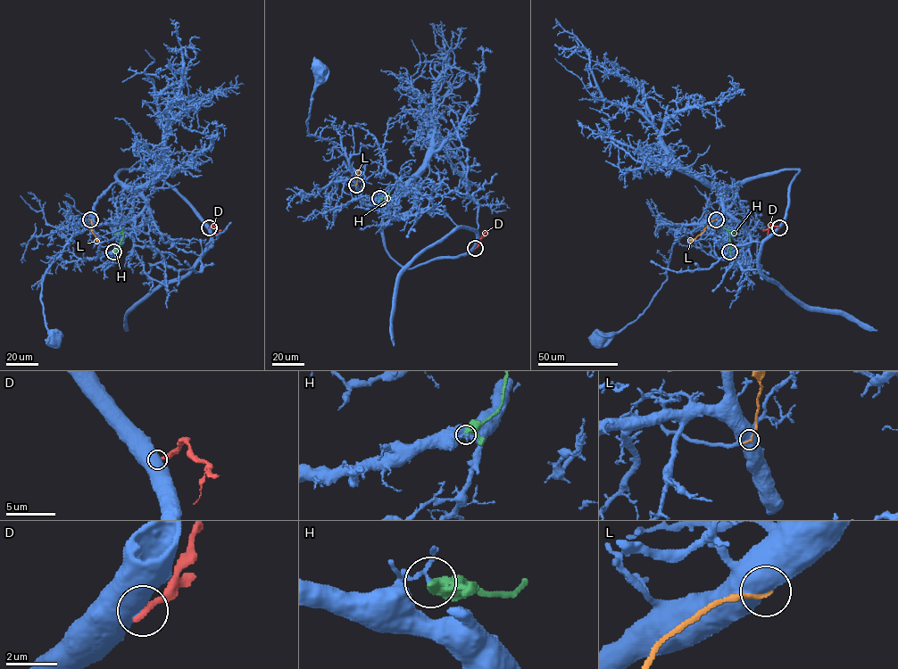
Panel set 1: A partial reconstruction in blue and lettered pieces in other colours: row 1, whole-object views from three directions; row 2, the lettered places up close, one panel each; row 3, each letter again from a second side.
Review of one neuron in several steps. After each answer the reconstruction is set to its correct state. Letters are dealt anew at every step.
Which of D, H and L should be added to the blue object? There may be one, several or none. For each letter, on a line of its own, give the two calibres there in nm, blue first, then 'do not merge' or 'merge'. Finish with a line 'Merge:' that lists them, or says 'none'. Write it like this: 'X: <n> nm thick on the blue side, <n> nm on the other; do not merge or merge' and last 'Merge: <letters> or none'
D: 800 nm thick on the blue side, 300 nm on the other; do not merge
H: 110 nm thick on the blue side, 320 nm on the other; do not merge
L: 750 nm thick on the blue side, 220 nm on the other; do not merge
Merge: none

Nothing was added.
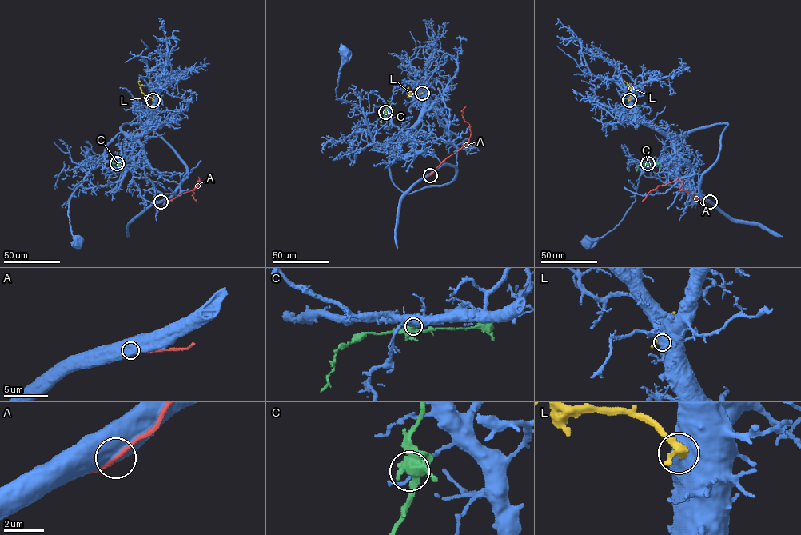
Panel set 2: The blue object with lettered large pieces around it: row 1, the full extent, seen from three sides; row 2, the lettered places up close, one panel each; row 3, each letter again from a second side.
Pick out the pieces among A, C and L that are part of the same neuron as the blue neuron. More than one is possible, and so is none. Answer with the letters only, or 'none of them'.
L

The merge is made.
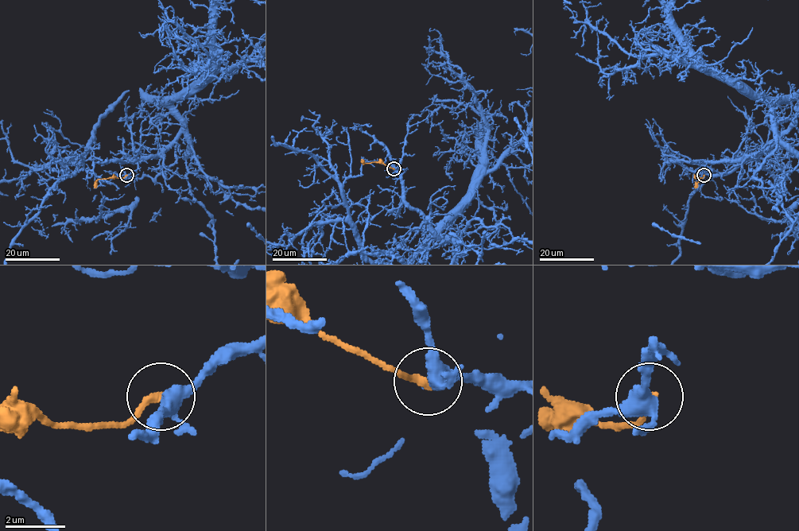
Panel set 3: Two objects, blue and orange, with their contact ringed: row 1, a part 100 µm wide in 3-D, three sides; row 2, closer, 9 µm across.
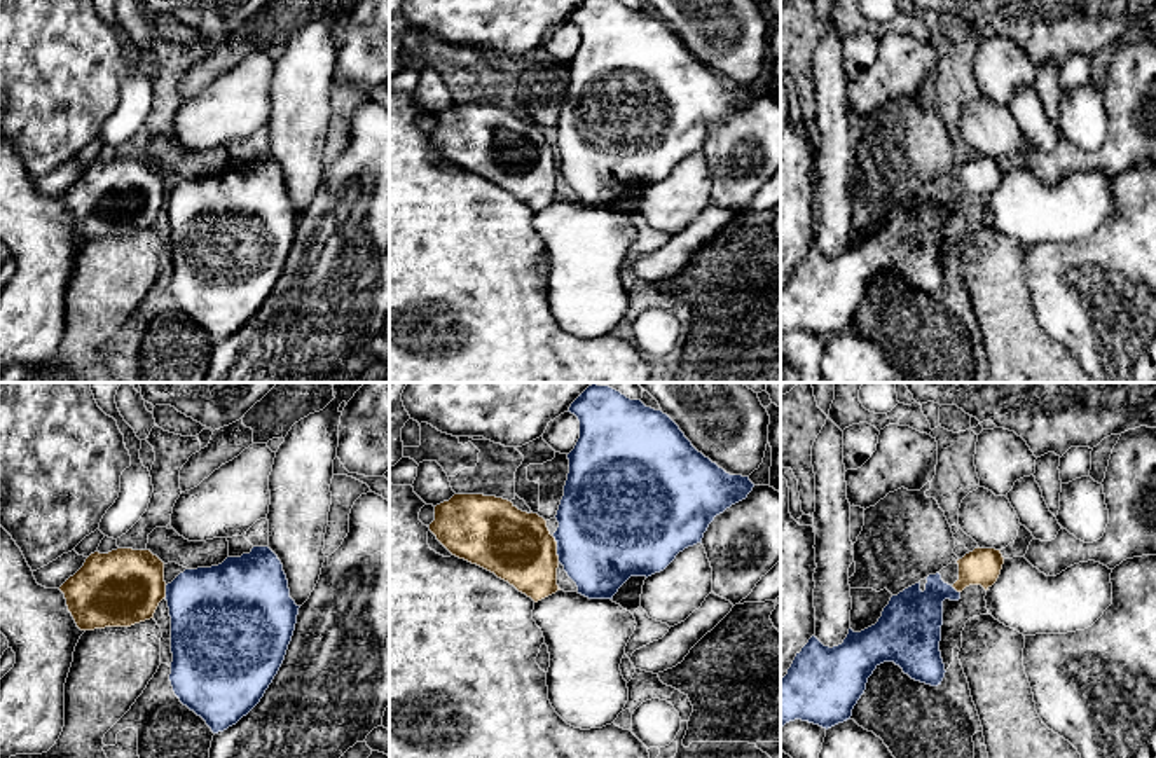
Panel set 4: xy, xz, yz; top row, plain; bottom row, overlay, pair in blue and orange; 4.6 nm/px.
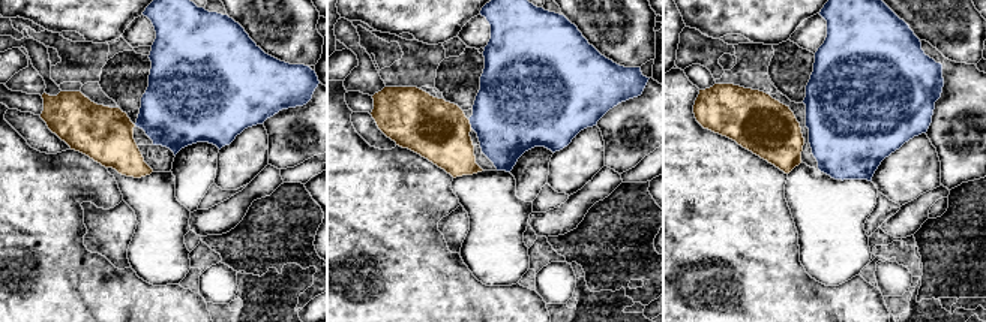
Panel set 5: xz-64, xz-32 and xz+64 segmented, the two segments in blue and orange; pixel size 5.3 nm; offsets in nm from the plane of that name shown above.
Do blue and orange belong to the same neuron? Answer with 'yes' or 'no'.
no

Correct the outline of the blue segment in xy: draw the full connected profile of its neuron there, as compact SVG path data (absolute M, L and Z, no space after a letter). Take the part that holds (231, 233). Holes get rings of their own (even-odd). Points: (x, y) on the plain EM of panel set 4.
M253 155L218 175L185 178L166 194L166 210L173 300L213 342L224 341L260 311L292 250L300 215L290 206L283 173L269 155Z

